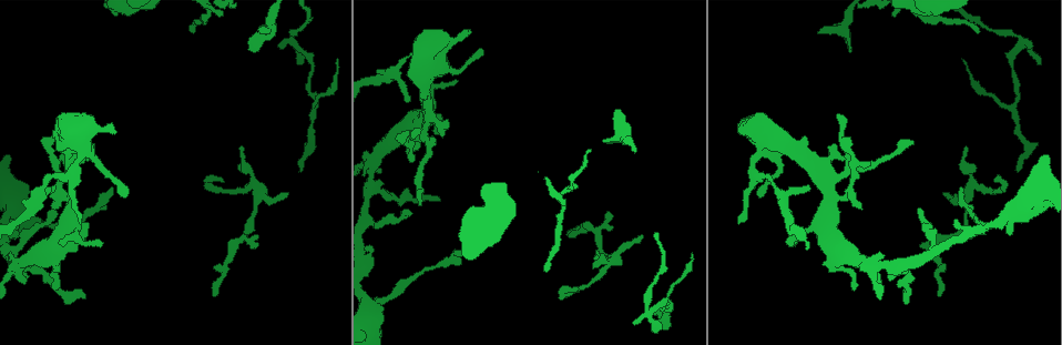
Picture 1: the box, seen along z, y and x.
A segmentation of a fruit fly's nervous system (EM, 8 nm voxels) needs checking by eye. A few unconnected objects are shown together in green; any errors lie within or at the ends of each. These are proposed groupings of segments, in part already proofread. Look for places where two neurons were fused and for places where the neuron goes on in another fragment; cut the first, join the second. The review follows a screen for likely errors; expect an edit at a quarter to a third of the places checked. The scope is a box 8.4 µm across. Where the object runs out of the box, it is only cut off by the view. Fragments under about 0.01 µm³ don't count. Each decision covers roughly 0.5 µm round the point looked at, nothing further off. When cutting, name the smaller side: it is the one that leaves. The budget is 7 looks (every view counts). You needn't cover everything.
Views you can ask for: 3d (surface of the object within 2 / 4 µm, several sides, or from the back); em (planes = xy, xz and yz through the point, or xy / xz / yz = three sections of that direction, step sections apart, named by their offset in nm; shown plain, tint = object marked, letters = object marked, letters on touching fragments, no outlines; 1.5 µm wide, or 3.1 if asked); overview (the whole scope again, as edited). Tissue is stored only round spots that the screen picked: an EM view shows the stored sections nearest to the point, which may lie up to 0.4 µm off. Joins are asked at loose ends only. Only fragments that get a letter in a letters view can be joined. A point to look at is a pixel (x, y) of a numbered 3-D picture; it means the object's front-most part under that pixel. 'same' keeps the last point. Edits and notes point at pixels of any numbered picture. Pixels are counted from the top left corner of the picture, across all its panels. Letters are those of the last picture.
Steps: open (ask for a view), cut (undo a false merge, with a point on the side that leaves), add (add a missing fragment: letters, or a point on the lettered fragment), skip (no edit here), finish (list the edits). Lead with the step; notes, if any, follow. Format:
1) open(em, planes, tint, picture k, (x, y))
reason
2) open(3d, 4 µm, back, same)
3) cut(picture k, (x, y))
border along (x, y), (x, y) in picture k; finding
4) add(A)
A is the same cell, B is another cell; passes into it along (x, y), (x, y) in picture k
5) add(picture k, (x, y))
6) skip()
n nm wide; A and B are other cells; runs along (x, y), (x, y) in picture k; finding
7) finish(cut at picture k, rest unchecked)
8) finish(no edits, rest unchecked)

open(em, planes, letters, picture 1, (193, 32))
branch stops here

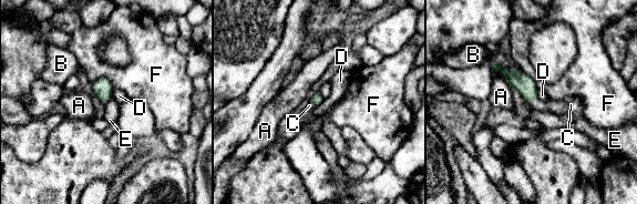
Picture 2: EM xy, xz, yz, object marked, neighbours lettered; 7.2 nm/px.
add(C)
C is the same cell, A, B, D, E and F are other cells; passes into it along (524, 84), (533, 101), (566, 105) in picture 2; the neuron continues

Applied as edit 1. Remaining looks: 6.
open(em, planes, plain, picture 1, (647, 311))
abrupt turn

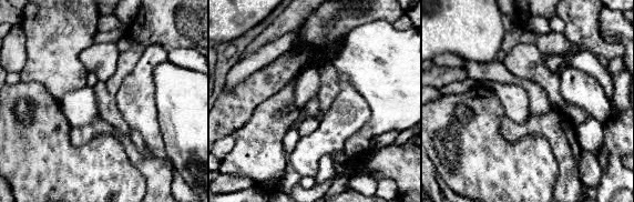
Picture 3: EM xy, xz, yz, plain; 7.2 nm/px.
open(em, planes, letters, same)
what lies round it

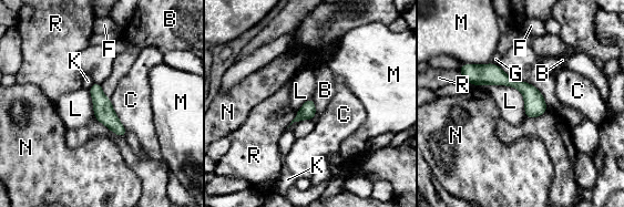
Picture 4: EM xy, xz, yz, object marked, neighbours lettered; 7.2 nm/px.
skip()
110 nm wide; L touches over 400 nm; B, C, F, G, K, L, M, N and R are other cells; all the same neuron

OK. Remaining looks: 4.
open(em, xy, step 8, letters, picture 1, (213, 177))
tapers out

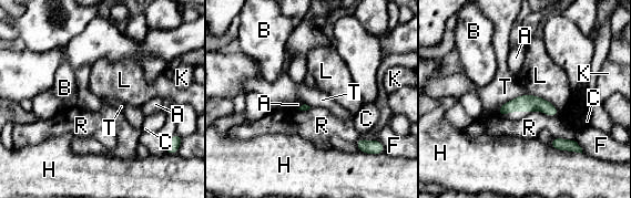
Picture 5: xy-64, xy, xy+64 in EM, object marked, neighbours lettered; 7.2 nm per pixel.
open(em, planes, letters, same)
another direction

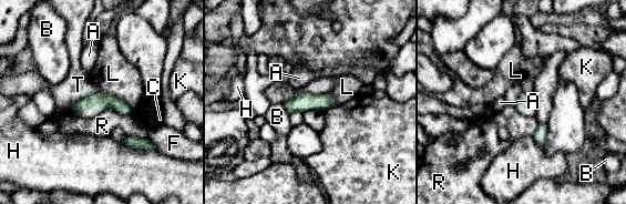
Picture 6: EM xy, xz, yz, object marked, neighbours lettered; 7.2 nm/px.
skip()
90 nm wide; A, B, C, F, H, K, L, R and T are other cells; runs along (73, 110), (114, 102), (129, 111) in picture 6; no lettered fragment goes on from it

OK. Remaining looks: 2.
finish(add at picture 2, rest unchecked)

